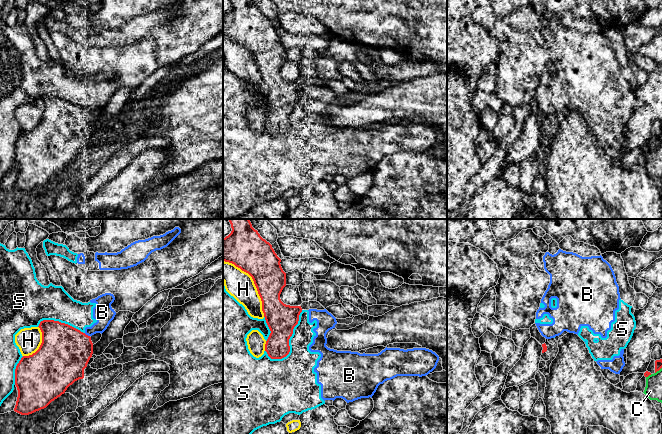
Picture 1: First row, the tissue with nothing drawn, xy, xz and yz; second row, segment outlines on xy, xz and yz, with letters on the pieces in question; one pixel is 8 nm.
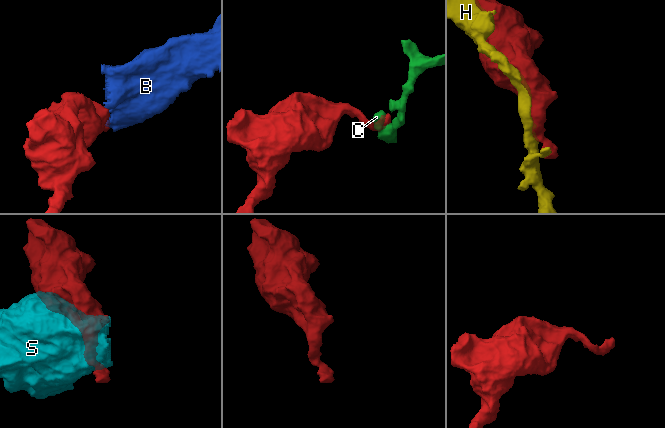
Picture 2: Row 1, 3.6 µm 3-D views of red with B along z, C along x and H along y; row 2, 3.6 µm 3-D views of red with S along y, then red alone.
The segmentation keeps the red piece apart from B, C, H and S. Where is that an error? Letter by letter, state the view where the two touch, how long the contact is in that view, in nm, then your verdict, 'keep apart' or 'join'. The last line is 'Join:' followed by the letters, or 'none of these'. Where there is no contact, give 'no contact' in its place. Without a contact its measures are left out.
B: contact in xy; length 50 nm; keep apart
C: contact in yz; length 80 nm; keep apart
H: contact in xz; length 550 nm; keep apart
S: contact in xz; length 480 nm; keep apart
Join: none of these

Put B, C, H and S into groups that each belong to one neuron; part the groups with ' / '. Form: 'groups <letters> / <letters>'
groups B S / C / H

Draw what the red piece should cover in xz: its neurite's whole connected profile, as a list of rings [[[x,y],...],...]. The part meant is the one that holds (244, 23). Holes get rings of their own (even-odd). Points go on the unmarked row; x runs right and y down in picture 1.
[[[231,0],[231,4],[231,9],[223,14],[223,37],[234,40],[252,53],[262,77],[266,99],[271,107],[265,127],[271,135],[282,135],[290,128],[289,115],[298,100],[302,84],[286,81],[280,75],[280,70],[286,62],[286,49],[272,21],[260,12],[252,0]]]

